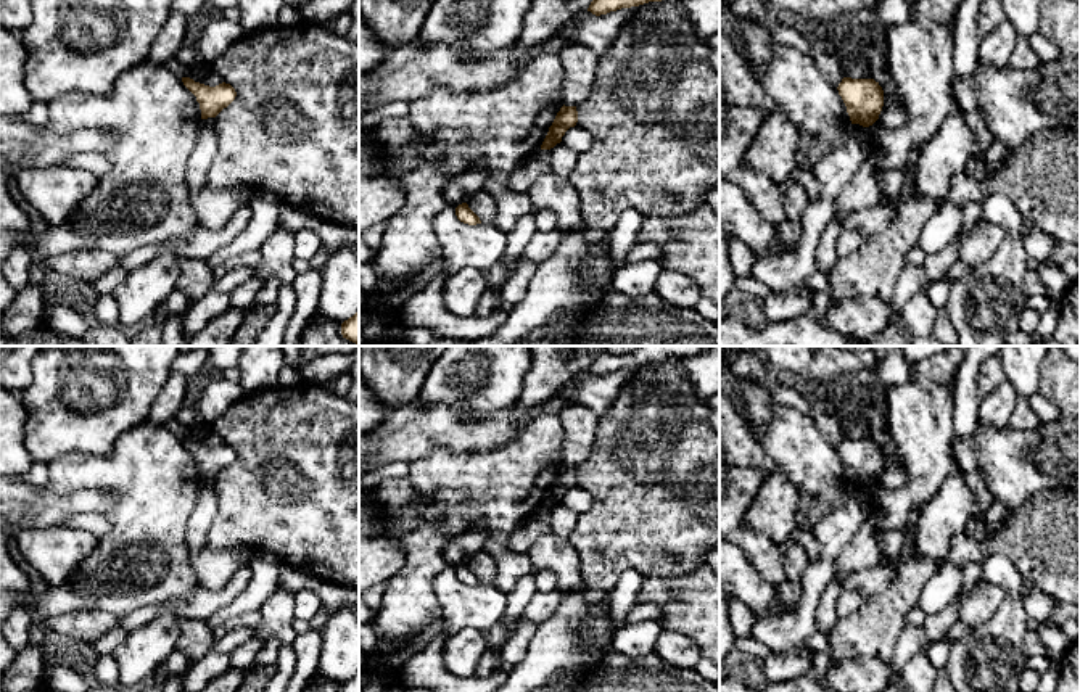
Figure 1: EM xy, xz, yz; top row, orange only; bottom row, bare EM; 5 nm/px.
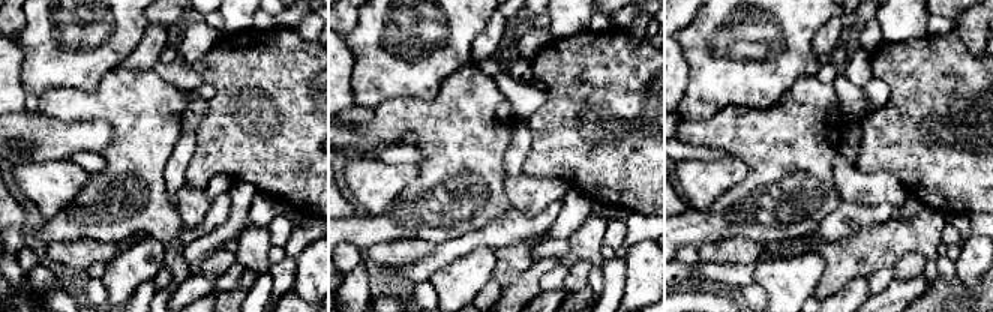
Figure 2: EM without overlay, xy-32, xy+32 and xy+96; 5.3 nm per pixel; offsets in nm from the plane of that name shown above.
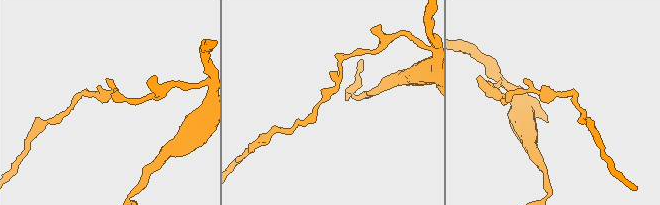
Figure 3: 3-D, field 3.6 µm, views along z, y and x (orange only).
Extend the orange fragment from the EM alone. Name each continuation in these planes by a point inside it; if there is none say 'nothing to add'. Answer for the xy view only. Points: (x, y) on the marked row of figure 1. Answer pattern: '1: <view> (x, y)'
nothing to add

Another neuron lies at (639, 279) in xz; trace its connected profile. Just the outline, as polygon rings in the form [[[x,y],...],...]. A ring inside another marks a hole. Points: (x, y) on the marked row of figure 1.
[[[644,259],[641,262],[625,264],[618,267],[613,274],[613,291],[629,298],[639,298],[655,293],[655,285],[662,270],[662,264],[655,259]]]

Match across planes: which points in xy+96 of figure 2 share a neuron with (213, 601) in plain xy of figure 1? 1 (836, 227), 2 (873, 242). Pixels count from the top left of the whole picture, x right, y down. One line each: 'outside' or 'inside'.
1: inside
2: outside

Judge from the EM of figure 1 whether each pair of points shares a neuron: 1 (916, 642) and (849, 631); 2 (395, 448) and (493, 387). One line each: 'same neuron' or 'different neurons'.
1: different neurons
2: different neurons

